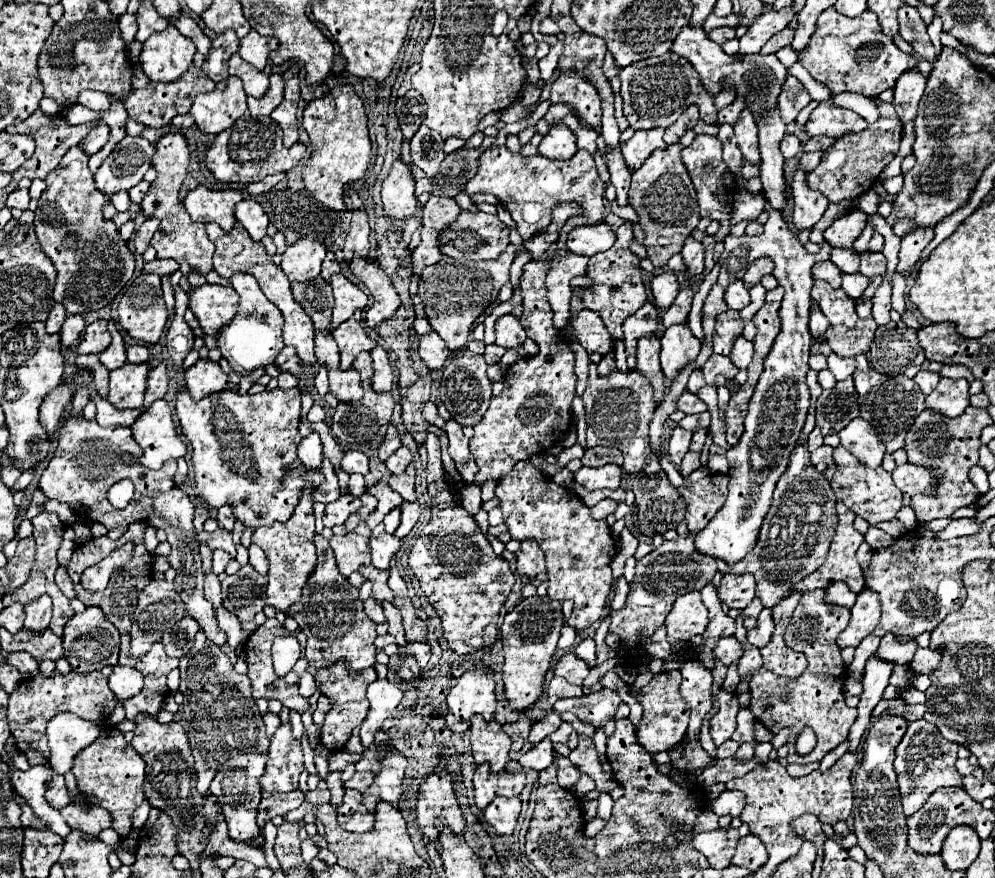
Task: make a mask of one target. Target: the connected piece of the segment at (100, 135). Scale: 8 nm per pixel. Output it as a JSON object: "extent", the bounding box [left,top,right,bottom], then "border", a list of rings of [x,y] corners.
{"extent":[79,120,109,156],"border":[[[99,120],[95,124],[95,128],[91,128],[89,136],[85,136],[81,140],[79,146],[83,146],[83,152],[87,152],[87,156],[93,156],[95,152],[99,152],[105,146],[107,140],[109,140],[109,126],[103,120]]]}

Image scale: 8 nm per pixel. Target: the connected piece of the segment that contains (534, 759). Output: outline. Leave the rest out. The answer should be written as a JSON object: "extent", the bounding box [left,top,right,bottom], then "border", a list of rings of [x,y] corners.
{"extent":[519,738,555,770],"border":[[[545,738],[543,742],[539,742],[537,746],[533,746],[527,754],[523,754],[519,758],[519,764],[523,768],[533,768],[533,770],[543,770],[547,766],[551,766],[555,760],[553,756],[553,744],[549,738]]]}

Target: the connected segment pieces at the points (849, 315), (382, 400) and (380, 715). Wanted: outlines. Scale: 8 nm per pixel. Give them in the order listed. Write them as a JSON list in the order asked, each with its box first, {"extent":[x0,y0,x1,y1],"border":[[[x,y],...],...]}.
[{"extent":[811,280,857,328],"border":[[[815,280],[811,298],[819,304],[821,312],[827,316],[829,324],[843,324],[847,328],[853,328],[857,322],[857,312],[855,312],[855,302],[839,288],[835,290],[823,280]]]},{"extent":[331,384,395,458],"border":[[[365,384],[365,394],[363,394],[361,400],[357,400],[357,402],[339,402],[339,406],[335,408],[333,420],[331,420],[333,422],[331,424],[331,434],[339,442],[347,444],[349,448],[363,452],[369,458],[375,458],[377,448],[385,438],[385,430],[387,430],[387,424],[391,420],[393,406],[395,406],[395,402],[393,402],[391,392],[377,394],[377,392],[373,392],[373,388],[369,384]]]},{"extent":[361,680,403,748],"border":[[[377,680],[367,688],[367,700],[371,704],[365,722],[361,724],[361,742],[367,748],[373,742],[373,734],[381,728],[403,698],[403,688],[389,680]]]}]

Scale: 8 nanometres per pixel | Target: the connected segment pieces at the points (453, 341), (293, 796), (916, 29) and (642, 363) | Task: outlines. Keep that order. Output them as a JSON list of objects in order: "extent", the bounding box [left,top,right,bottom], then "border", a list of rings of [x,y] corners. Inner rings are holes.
[{"extent":[419,244,519,352],"border":[[[509,244],[507,250],[495,260],[467,260],[467,258],[447,258],[427,266],[419,280],[419,298],[425,304],[425,314],[431,328],[447,342],[451,352],[463,350],[473,322],[497,300],[503,284],[509,282],[509,266],[513,264],[519,248]]]},{"extent":[257,790,305,830],"border":[[[295,790],[295,792],[283,794],[283,796],[267,796],[267,798],[263,798],[259,808],[257,808],[257,822],[259,822],[261,830],[263,830],[265,822],[269,822],[273,816],[277,816],[277,814],[283,816],[285,812],[297,808],[301,804],[301,800],[305,800],[301,796],[305,796],[305,794]]]},{"extent":[898,4,935,62],"border":[[[904,4],[898,10],[898,21],[900,25],[899,33],[903,36],[903,40],[907,40],[913,46],[913,50],[919,58],[933,62],[935,50],[933,50],[927,28],[925,28],[923,20],[919,18],[917,9]]]},{"extent":[637,334,665,402],"border":[[[651,334],[643,336],[637,344],[637,370],[651,380],[657,402],[665,396],[665,378],[659,364],[659,340],[661,334]]]}]

